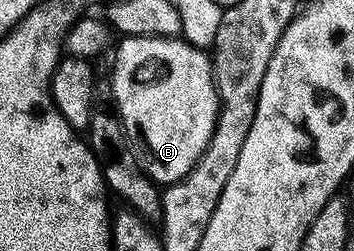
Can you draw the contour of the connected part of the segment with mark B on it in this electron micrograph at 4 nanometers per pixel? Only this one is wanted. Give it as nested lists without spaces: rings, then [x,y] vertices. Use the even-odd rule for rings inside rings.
[[[136,37],[121,40],[114,55],[114,103],[130,149],[148,178],[159,185],[180,181],[204,153],[218,120],[218,90],[214,84],[214,64],[201,47],[194,47],[182,37]]]

